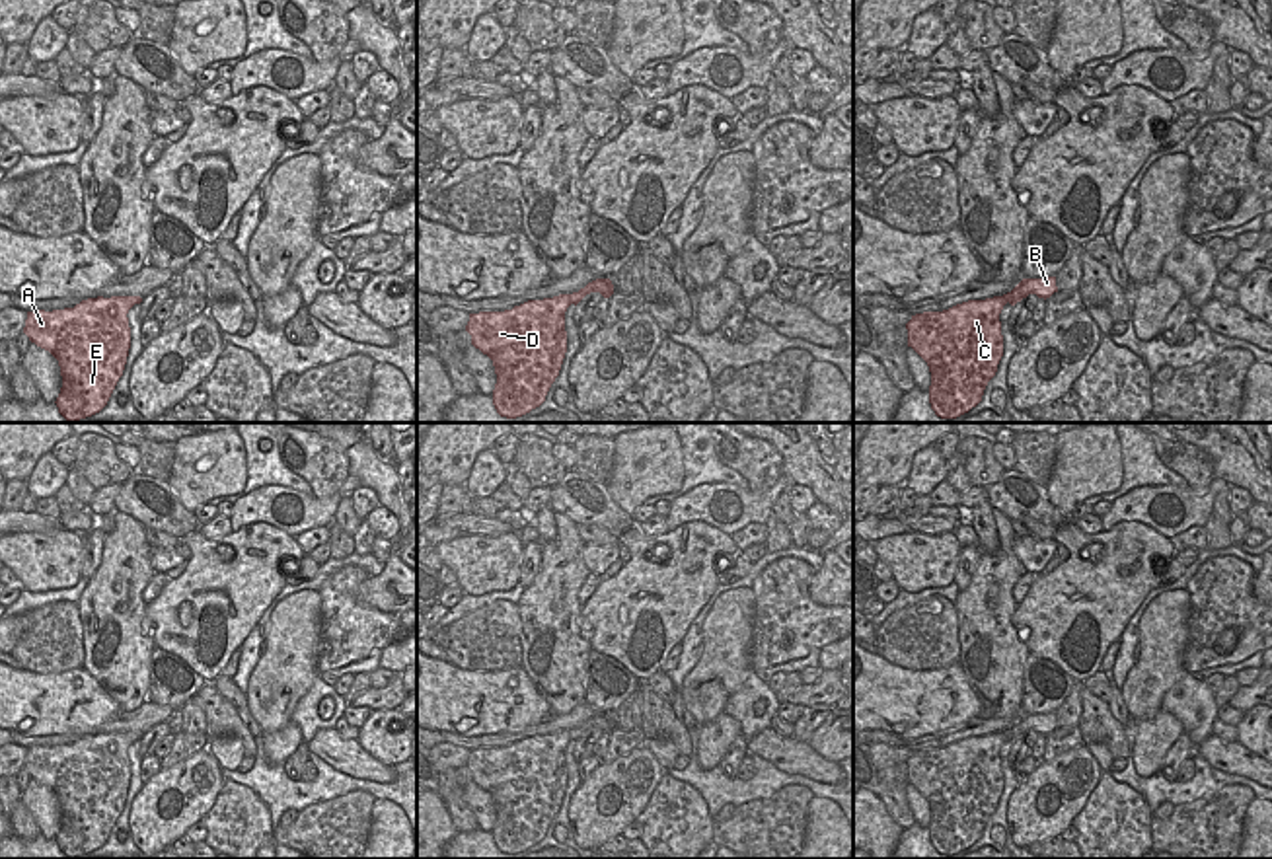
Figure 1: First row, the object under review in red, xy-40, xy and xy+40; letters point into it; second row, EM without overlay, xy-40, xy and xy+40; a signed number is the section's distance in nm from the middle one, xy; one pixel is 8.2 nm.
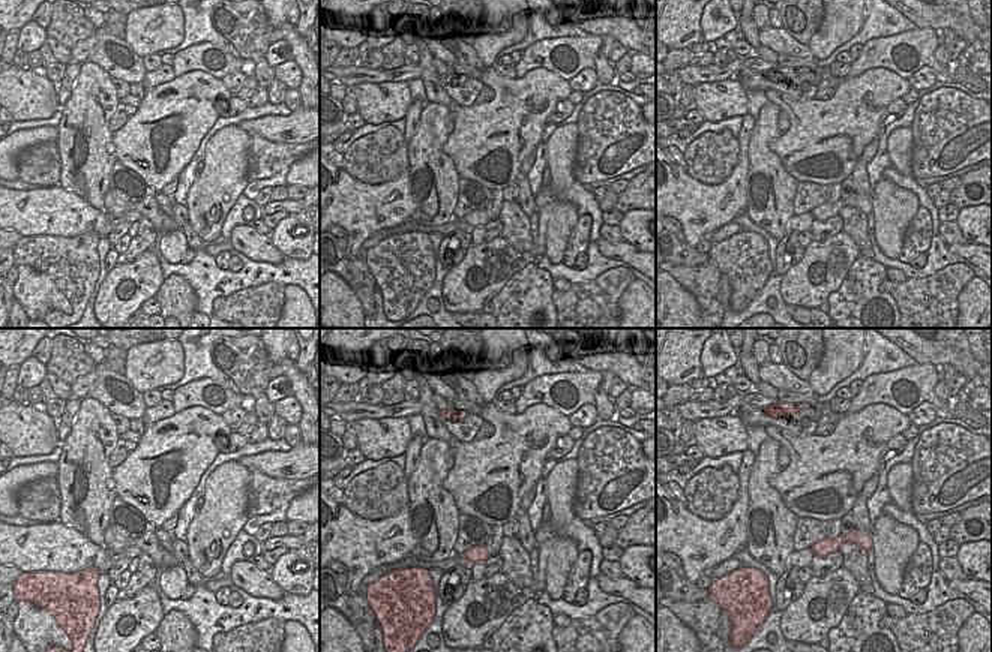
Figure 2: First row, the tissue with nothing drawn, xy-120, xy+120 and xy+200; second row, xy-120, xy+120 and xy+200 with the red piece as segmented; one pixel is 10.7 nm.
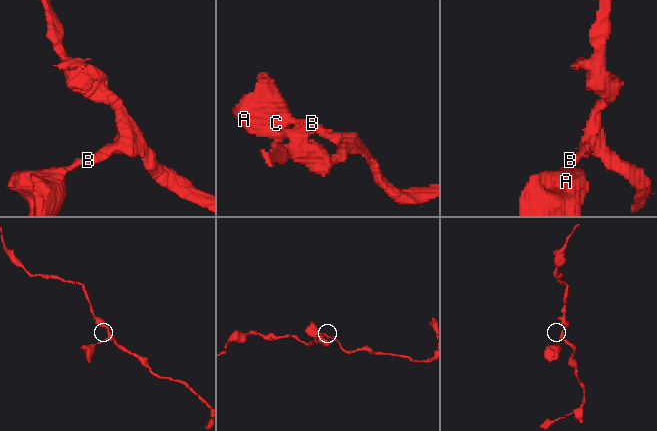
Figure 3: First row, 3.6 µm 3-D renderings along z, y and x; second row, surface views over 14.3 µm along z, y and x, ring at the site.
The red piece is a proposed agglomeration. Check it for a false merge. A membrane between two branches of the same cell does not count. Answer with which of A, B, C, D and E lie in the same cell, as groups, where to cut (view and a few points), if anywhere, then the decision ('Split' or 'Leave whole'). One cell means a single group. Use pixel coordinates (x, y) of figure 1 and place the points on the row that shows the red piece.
Groups: A B C D E. No split. Leave whole.

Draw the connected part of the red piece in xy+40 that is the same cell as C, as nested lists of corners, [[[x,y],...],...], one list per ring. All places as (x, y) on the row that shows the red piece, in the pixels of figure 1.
[[[1056,277],[1023,279],[1011,292],[986,300],[968,300],[943,312],[923,312],[906,323],[908,347],[912,347],[929,366],[929,403],[937,417],[956,419],[982,401],[988,382],[995,376],[1003,356],[1003,335],[999,314],[1009,302],[1015,306],[1029,294],[1050,298],[1058,292]]]

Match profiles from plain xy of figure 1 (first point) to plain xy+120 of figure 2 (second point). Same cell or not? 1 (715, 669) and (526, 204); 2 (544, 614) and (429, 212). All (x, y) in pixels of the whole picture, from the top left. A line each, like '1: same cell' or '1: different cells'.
1: different cells
2: same cell

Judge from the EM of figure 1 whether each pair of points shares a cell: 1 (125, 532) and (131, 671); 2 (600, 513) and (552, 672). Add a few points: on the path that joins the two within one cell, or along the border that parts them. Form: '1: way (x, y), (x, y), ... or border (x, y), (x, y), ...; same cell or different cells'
1: way (121, 567), (112, 614), (123, 635); same cell
2: border (556, 511), (575, 524); different cells

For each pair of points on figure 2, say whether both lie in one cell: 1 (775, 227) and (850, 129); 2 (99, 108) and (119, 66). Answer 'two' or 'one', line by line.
1: two
2: two

